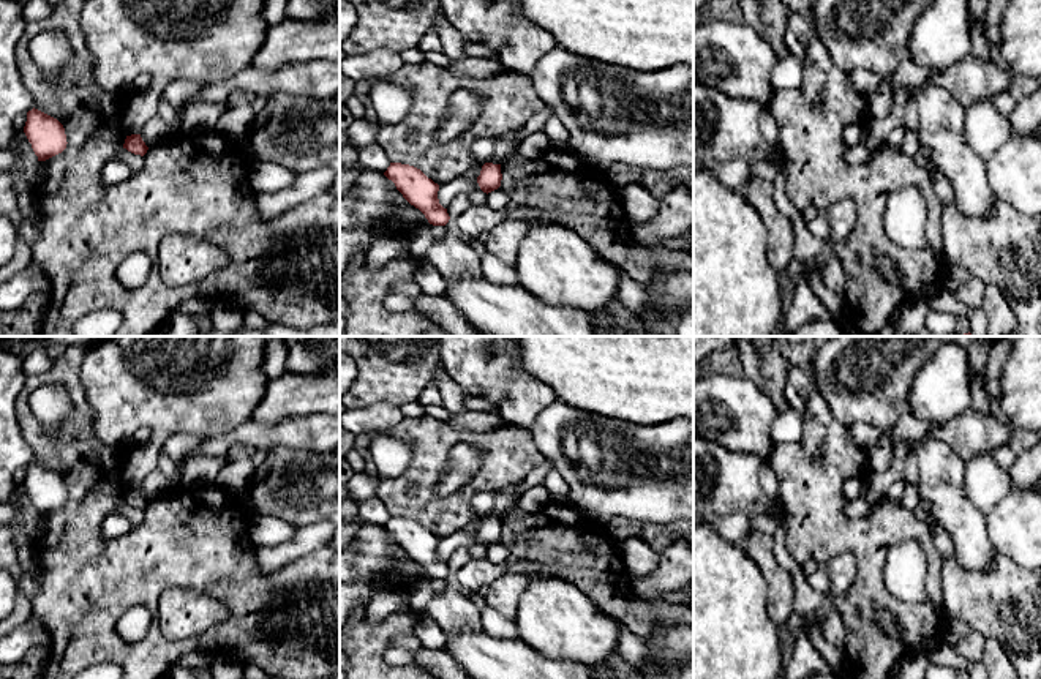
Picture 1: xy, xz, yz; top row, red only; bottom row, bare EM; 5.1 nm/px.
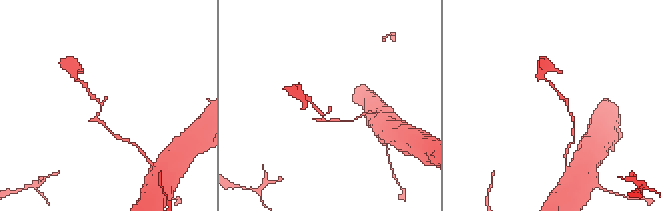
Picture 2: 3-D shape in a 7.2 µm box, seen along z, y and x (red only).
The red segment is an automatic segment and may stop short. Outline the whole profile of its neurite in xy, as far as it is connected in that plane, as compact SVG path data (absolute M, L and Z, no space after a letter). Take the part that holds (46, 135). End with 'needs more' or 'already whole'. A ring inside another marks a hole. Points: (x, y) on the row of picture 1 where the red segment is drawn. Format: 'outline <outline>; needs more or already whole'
outline M35 107L27 112L24 133L38 161L46 161L62 153L68 144L63 125Z; already whole

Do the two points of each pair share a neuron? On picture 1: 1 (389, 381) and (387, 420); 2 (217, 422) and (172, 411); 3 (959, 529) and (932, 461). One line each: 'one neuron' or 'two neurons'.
1: two neurons
2: one neuron
3: one neuron

